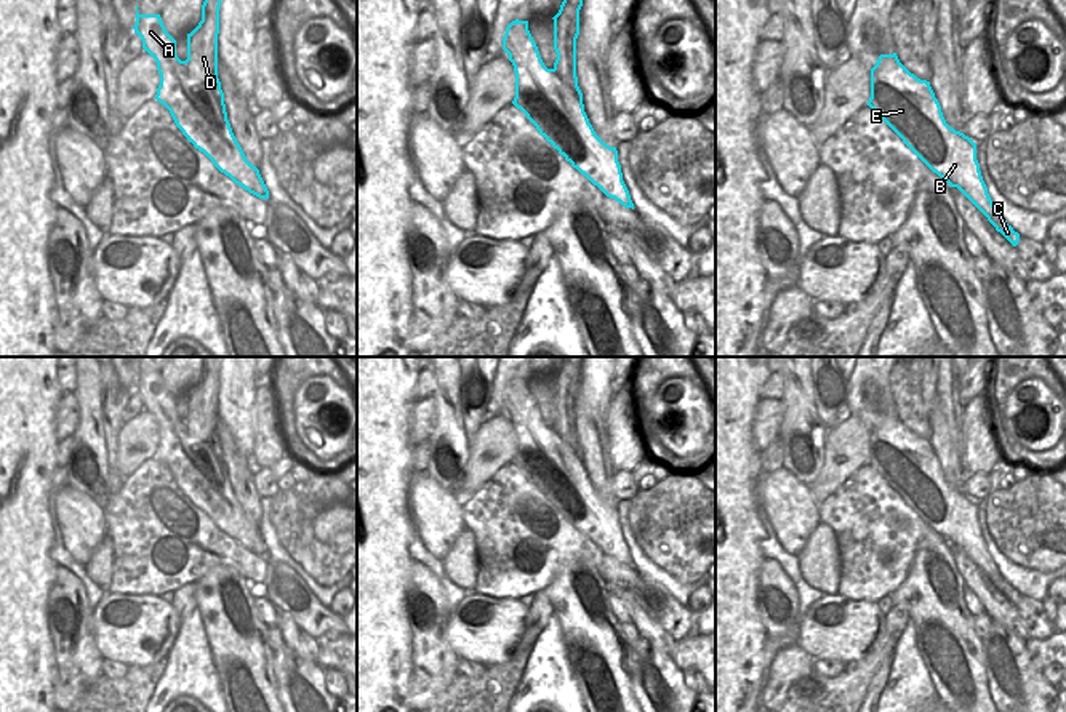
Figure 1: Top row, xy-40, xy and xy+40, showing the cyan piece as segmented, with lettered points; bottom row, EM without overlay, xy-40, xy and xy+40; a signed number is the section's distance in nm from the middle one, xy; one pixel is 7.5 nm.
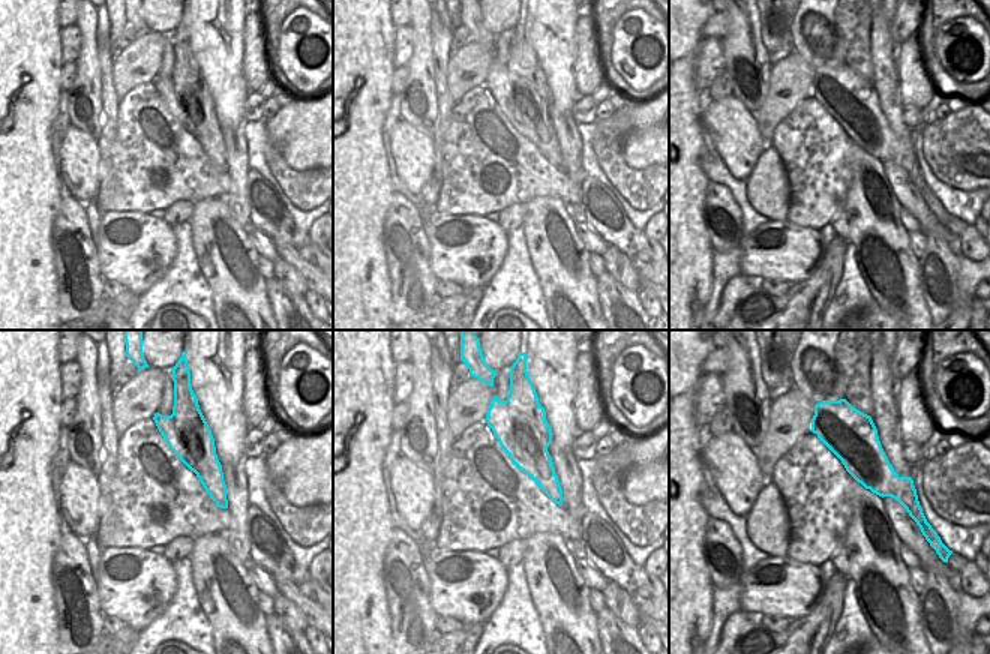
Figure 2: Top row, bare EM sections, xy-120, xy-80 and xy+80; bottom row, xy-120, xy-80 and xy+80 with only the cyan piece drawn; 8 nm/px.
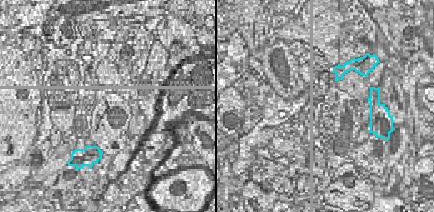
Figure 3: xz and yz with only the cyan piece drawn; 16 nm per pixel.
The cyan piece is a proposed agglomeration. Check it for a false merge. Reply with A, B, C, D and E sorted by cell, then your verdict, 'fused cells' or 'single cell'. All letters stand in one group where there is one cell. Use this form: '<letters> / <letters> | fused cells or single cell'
A B C E / D | fused cells

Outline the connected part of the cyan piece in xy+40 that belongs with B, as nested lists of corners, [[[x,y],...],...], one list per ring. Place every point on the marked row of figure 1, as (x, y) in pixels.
[[[896,53],[880,54],[871,69],[868,106],[903,139],[903,142],[951,187],[957,187],[1013,246],[1020,234],[1000,216],[983,181],[976,144],[951,128],[943,112],[912,109],[906,98],[916,86],[930,86],[898,59]]]

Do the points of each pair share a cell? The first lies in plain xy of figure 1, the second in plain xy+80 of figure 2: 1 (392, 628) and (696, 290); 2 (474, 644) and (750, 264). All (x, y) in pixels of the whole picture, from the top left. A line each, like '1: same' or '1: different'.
1: same
2: same

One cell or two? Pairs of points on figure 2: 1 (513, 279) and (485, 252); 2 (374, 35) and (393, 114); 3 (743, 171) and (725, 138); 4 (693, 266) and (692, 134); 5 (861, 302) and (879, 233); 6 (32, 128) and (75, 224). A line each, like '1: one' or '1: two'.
1: two
2: two
3: one
4: one
5: two
6: two

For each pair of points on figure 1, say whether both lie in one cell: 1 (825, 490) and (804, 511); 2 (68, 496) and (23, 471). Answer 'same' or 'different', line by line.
1: different
2: different

